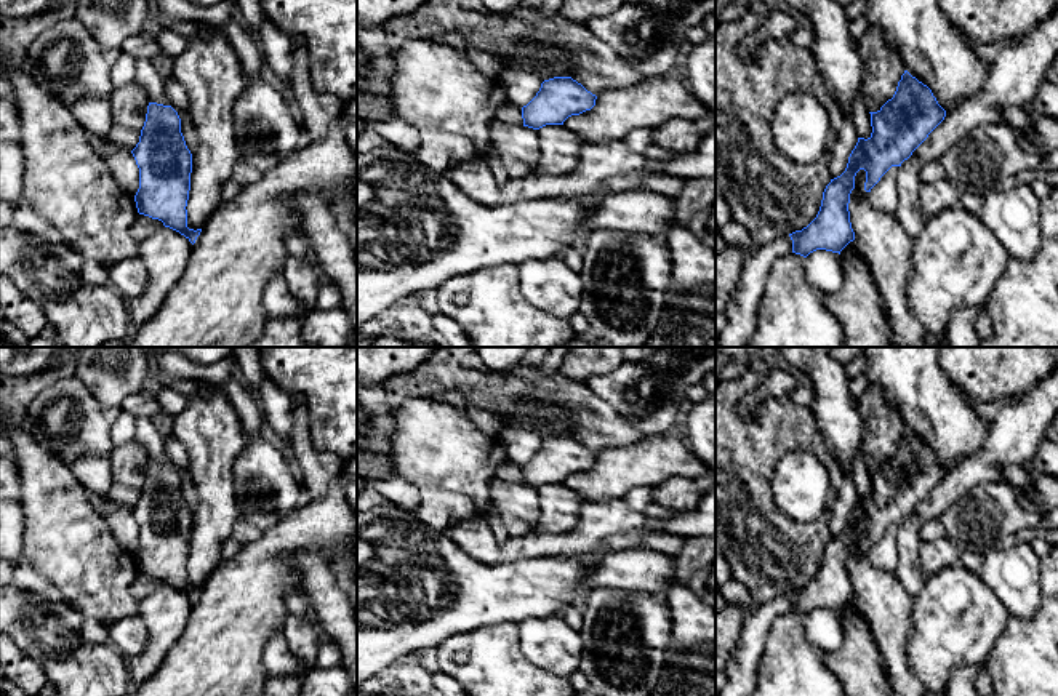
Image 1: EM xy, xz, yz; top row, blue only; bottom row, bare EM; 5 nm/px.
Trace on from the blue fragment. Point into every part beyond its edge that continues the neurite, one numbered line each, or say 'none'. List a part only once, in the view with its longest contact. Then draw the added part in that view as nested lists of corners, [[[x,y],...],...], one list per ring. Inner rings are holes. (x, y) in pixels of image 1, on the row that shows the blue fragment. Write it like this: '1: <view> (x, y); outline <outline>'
none

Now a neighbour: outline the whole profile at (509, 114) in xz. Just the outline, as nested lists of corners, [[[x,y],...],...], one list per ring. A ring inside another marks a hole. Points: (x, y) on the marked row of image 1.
[[[511,104],[503,106],[498,110],[496,118],[504,123],[523,125],[522,109]]]

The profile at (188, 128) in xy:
[[[174,109],[181,118],[181,133],[184,136],[186,146],[190,150],[190,154],[194,155],[197,146],[198,146],[198,134],[197,134],[197,128],[192,122],[192,118],[184,114],[179,112],[178,109]]]

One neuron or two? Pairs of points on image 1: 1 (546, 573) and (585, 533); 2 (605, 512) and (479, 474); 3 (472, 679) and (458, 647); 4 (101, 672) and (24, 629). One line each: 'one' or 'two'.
1: two
2: two
3: one
4: one

